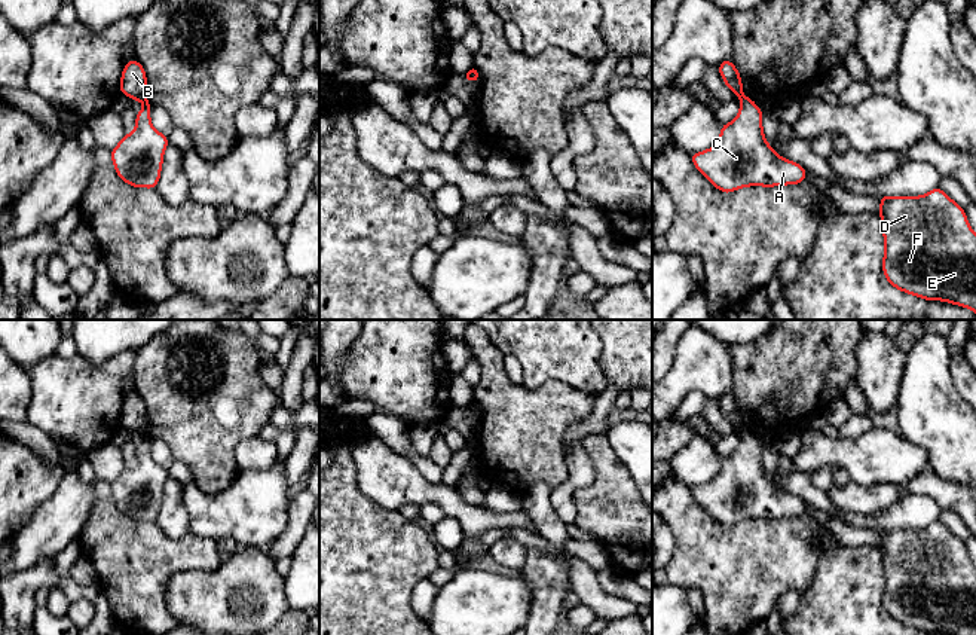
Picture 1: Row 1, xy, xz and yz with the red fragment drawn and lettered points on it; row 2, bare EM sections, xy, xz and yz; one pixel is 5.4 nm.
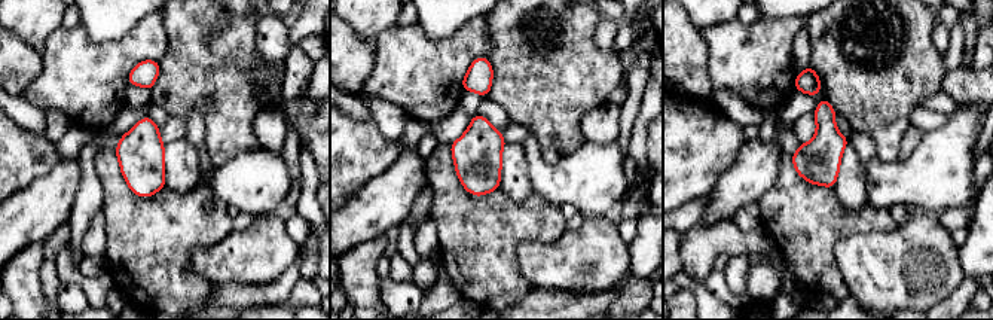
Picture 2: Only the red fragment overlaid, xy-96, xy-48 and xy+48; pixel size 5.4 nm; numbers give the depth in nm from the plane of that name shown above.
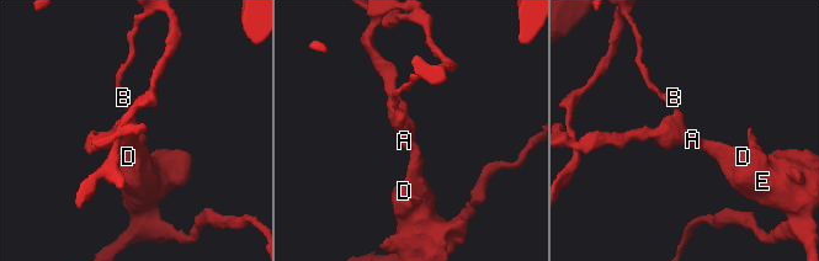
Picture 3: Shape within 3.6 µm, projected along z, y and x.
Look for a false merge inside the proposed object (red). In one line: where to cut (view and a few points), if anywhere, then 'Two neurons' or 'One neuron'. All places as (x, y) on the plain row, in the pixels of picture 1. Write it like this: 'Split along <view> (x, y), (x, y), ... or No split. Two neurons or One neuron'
Split along xy (146, 432), (141, 433). Two neurons

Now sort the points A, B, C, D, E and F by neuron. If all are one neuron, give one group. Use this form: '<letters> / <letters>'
A C D E F / B

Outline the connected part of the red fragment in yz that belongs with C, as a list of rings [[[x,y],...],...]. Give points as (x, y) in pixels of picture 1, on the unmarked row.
[[[749,430],[738,434],[738,449],[722,458],[716,477],[691,488],[697,504],[723,526],[747,519],[804,516],[805,501],[778,489],[765,473],[761,442]]]

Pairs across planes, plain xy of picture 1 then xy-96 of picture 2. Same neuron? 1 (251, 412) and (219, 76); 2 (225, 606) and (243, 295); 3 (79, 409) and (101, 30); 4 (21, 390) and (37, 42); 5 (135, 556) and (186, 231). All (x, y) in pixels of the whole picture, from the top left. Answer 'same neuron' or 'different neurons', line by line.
1: same neuron
2: different neurons
3: different neurons
4: different neurons
5: same neuron

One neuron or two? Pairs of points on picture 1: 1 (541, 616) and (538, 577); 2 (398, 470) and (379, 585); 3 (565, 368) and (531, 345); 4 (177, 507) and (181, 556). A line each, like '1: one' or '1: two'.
1: one
2: two
3: one
4: two

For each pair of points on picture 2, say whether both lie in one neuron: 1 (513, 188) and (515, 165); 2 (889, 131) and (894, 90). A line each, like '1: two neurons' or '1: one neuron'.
1: one neuron
2: one neuron

